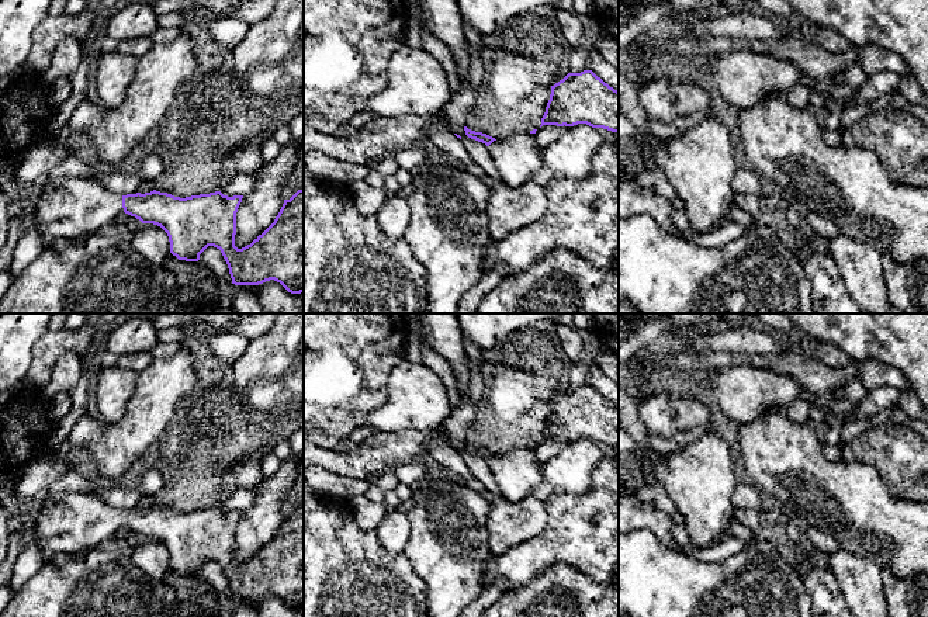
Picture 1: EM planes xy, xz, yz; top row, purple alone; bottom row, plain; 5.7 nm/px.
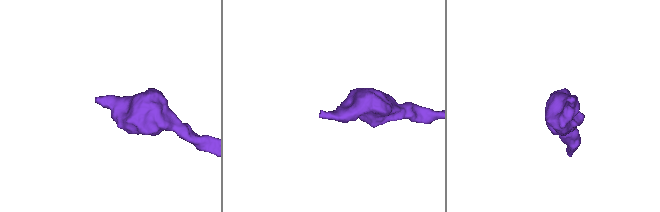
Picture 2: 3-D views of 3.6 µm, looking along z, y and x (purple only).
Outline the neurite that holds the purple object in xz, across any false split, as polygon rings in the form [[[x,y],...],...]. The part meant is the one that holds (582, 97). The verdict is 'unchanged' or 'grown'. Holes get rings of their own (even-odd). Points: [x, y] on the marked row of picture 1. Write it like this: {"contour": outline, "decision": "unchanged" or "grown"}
{"contour": [[[592,70],[568,73],[551,86],[541,125],[574,126],[586,124],[619,132],[619,91]]], "decision": "unchanged"}

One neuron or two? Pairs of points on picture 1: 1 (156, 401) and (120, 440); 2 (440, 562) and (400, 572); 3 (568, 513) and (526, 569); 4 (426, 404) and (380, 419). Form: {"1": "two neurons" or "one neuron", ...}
{"1": "one neuron", "2": "two neurons", "3": "one neuron", "4": "one neuron"}

